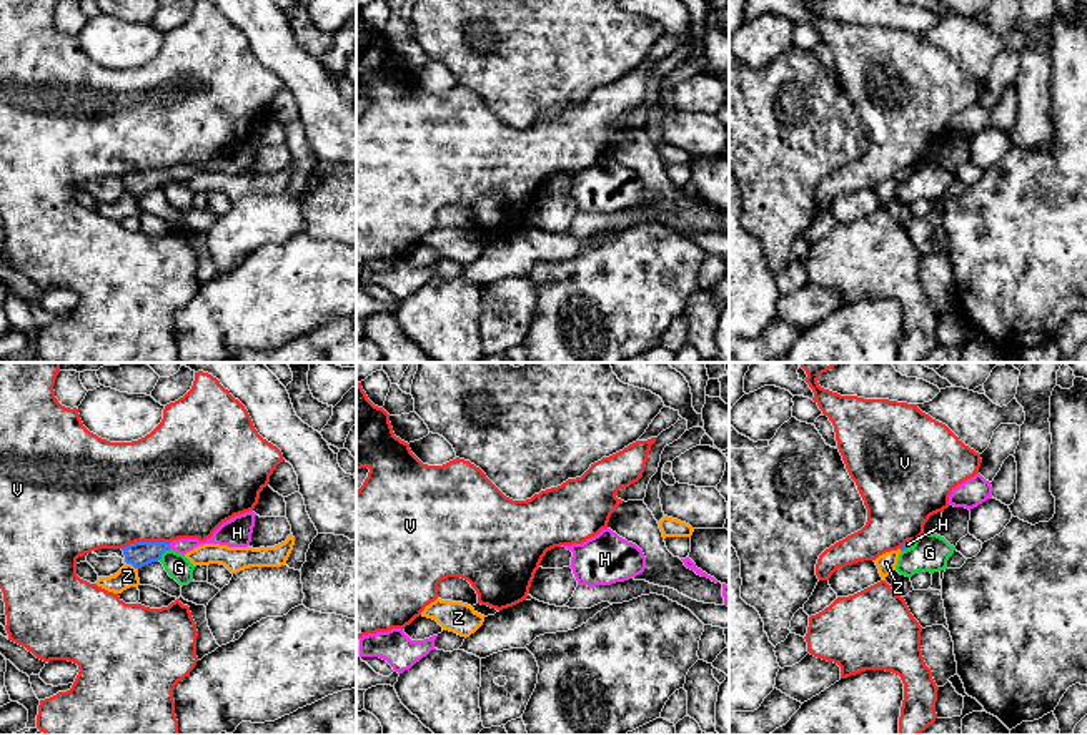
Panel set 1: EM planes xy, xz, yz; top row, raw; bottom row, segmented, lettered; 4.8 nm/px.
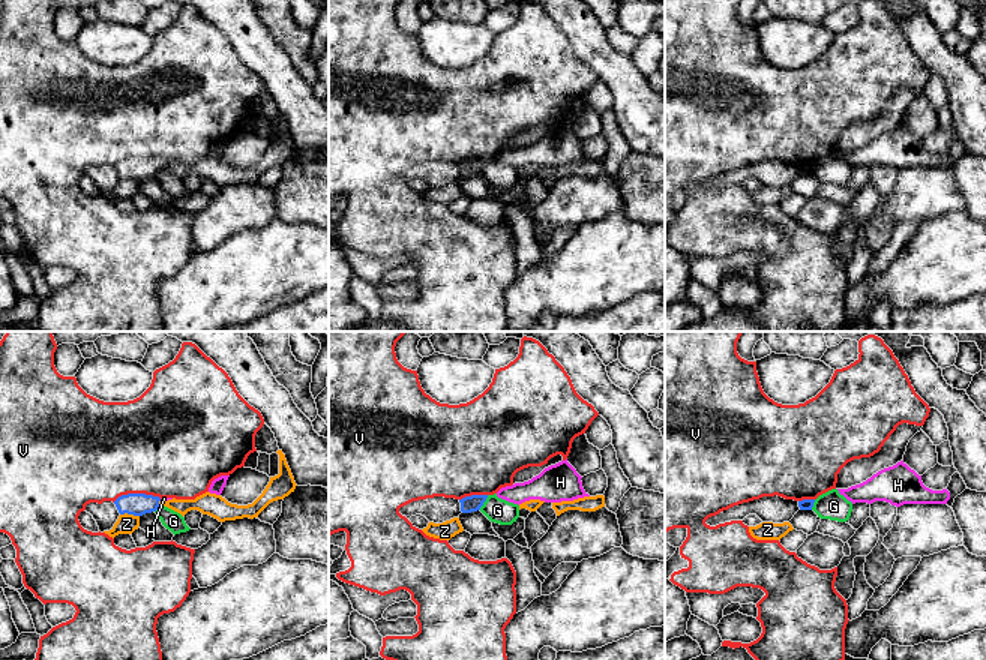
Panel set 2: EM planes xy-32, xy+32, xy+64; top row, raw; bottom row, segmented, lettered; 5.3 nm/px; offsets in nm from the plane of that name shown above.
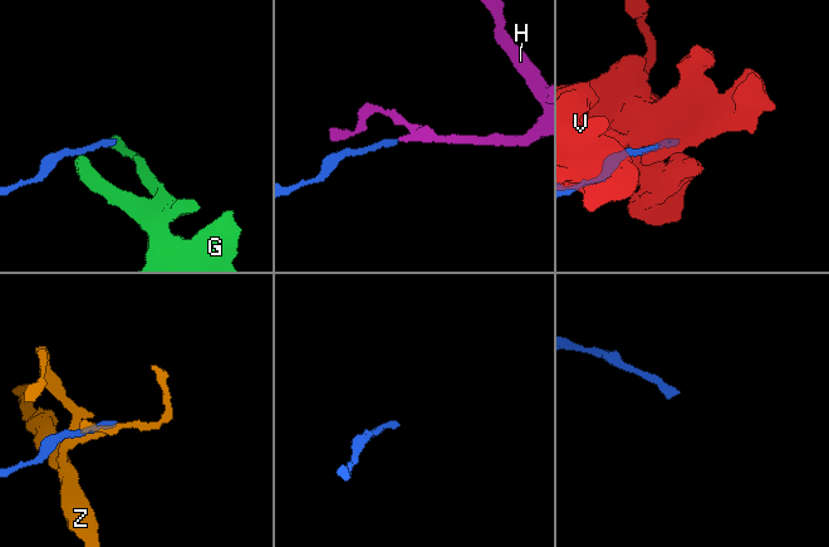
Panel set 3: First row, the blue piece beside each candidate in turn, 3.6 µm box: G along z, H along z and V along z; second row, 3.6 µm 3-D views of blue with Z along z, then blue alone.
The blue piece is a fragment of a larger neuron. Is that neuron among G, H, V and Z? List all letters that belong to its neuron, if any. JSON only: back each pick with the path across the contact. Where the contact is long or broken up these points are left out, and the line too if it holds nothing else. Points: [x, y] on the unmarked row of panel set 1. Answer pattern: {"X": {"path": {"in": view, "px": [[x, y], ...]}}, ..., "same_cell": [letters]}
{"H": {"path": {"in": "xy", "px": [[138, 182], [168, 173], [182, 173]]}}, "same_cell": ["H"]}

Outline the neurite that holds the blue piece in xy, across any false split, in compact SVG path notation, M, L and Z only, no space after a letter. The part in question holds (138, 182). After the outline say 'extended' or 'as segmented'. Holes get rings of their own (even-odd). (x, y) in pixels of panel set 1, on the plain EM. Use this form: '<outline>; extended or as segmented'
M245 140L223 150L210 166L200 170L198 166L178 166L168 170L135 170L123 175L125 190L135 196L141 196L151 190L158 190L165 178L186 181L203 171L220 171L228 175L248 175L255 155L255 140Z; extended

